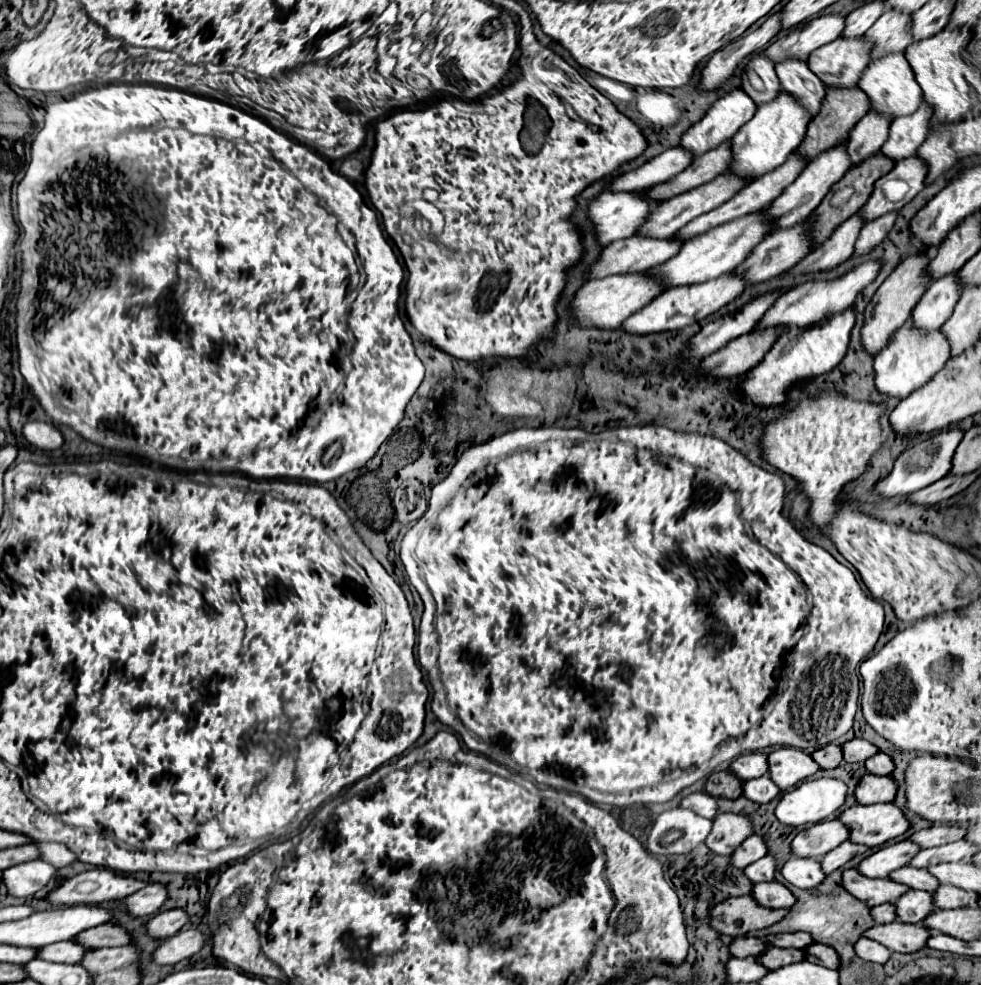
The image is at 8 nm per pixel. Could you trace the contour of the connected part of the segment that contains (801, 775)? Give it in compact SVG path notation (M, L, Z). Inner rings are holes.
M779 748L769 754L769 778L773 778L781 790L793 788L795 784L813 776L817 770L819 764L815 764L815 760L803 750Z

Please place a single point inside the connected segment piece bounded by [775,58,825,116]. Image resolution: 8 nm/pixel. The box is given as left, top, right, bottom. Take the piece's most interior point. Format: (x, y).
(795, 77)

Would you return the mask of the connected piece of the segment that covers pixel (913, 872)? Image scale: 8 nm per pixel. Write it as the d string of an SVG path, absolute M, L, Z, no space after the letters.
M905 866L903 870L895 870L895 874L891 874L889 878L893 878L895 882L903 882L915 890L925 890L925 888L939 888L939 880L925 868L911 868Z

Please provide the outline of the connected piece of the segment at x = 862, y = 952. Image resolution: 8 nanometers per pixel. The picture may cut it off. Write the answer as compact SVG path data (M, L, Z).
M861 938L861 942L855 944L855 950L859 954L859 958L867 960L867 962L877 962L877 964L885 964L891 956L891 950L875 940L869 938Z

